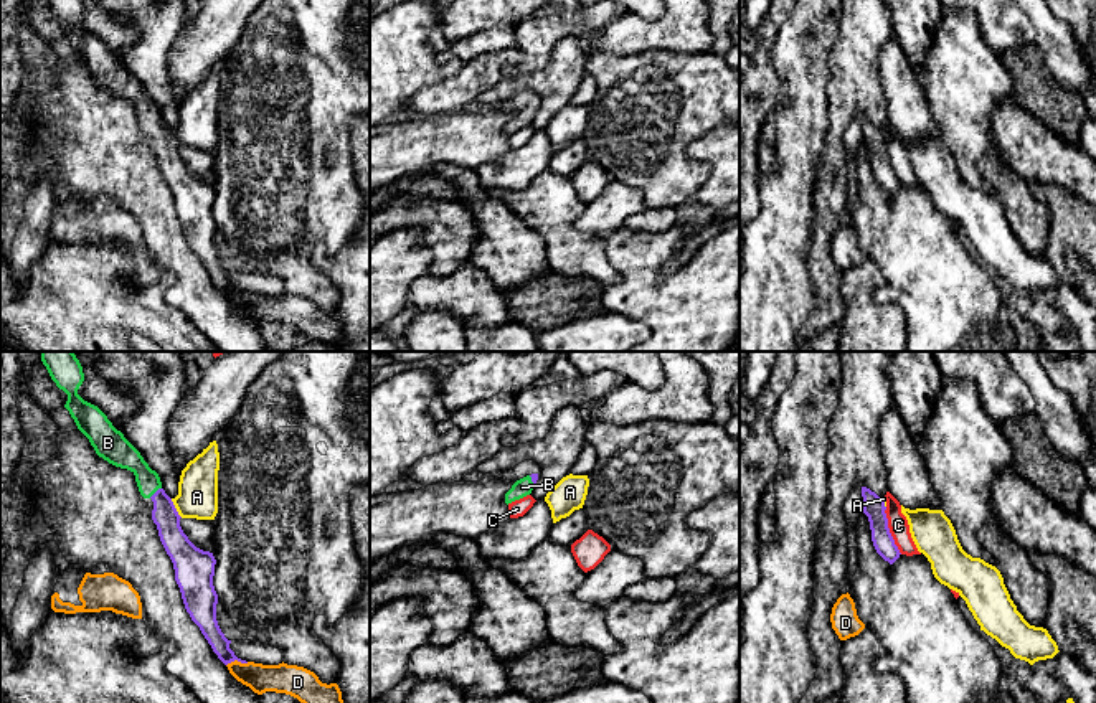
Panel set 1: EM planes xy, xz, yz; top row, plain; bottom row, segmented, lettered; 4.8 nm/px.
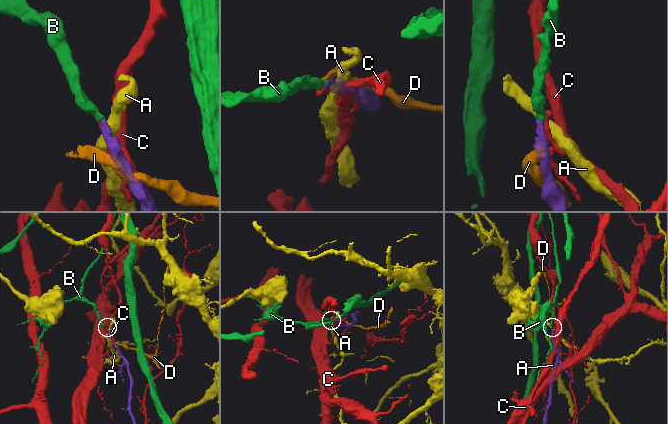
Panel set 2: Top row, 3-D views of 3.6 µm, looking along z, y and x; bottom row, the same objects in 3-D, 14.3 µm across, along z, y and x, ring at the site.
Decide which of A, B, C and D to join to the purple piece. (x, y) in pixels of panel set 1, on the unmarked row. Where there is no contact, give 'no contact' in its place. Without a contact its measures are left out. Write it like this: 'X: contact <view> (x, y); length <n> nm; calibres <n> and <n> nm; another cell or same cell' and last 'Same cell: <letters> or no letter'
A: contact xy (175, 139); length 110 nm; calibres 150 and 190 nm; another cell
B: contact xy (155, 122); length 80 nm; calibres 120 and 130 nm; same cell
C: contact yz (888, 160); length 240 nm; calibres 110 and 100 nm; another cell
D: contact xy (236, 289); length 110 nm; calibres 100 and 140 nm; another cell
Same cell: B

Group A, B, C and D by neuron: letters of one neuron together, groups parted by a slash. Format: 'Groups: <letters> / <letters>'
Groups: A / B / C / D

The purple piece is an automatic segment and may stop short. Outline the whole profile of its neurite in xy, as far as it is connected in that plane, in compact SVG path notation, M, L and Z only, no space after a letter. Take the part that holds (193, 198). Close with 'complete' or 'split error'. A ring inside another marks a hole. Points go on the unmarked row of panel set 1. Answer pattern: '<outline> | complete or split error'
M48 0L51 10L68 25L64 38L78 59L89 69L96 84L109 94L135 106L139 122L154 132L152 150L160 172L175 200L175 211L191 251L211 276L218 289L228 295L234 290L248 294L229 279L216 251L218 224L213 216L216 190L213 183L196 178L180 157L180 145L172 129L162 119L160 107L149 97L140 83L117 61L107 46L84 31L78 20L84 12L83 0Z | split error

